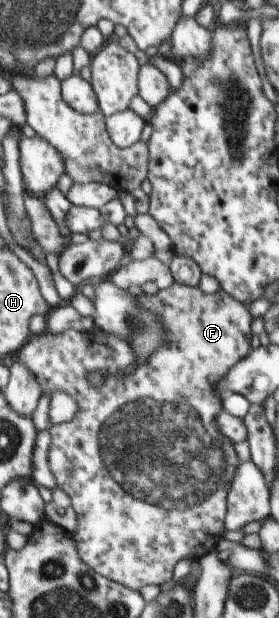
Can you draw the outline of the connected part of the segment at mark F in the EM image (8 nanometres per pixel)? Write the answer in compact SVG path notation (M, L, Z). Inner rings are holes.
M173 283L169 288L160 290L155 295L143 293L136 298L136 302L143 311L156 315L164 329L166 339L158 349L151 352L148 361L135 366L136 369L130 376L127 376L125 368L130 364L135 364L138 360L132 344L121 335L109 334L107 330L97 328L93 330L69 329L60 335L45 331L41 336L35 335L35 338L30 340L30 344L24 346L17 361L25 363L36 374L42 386L42 394L47 391L51 396L52 392L65 391L73 396L78 404L77 414L69 422L58 425L51 424L49 428L51 444L48 450L48 465L56 478L57 486L70 496L72 507L76 512L78 528L74 537L78 542L80 557L100 575L141 592L144 586L162 585L167 580L171 580L171 572L179 560L183 560L183 558L198 560L209 552L217 550L216 546L223 538L223 532L227 529L224 523L228 507L227 495L238 462L234 443L217 428L216 419L224 410L223 400L225 396L218 396L216 387L224 376L232 370L233 366L237 365L253 350L250 340L252 336L251 322L254 318L251 317L246 305L227 294L223 289L210 294L204 293L199 287L190 287L179 283ZM92 370L99 370L105 374L105 383L100 388L93 388L85 379L85 375ZM120 371L123 371L125 376L119 376Z

